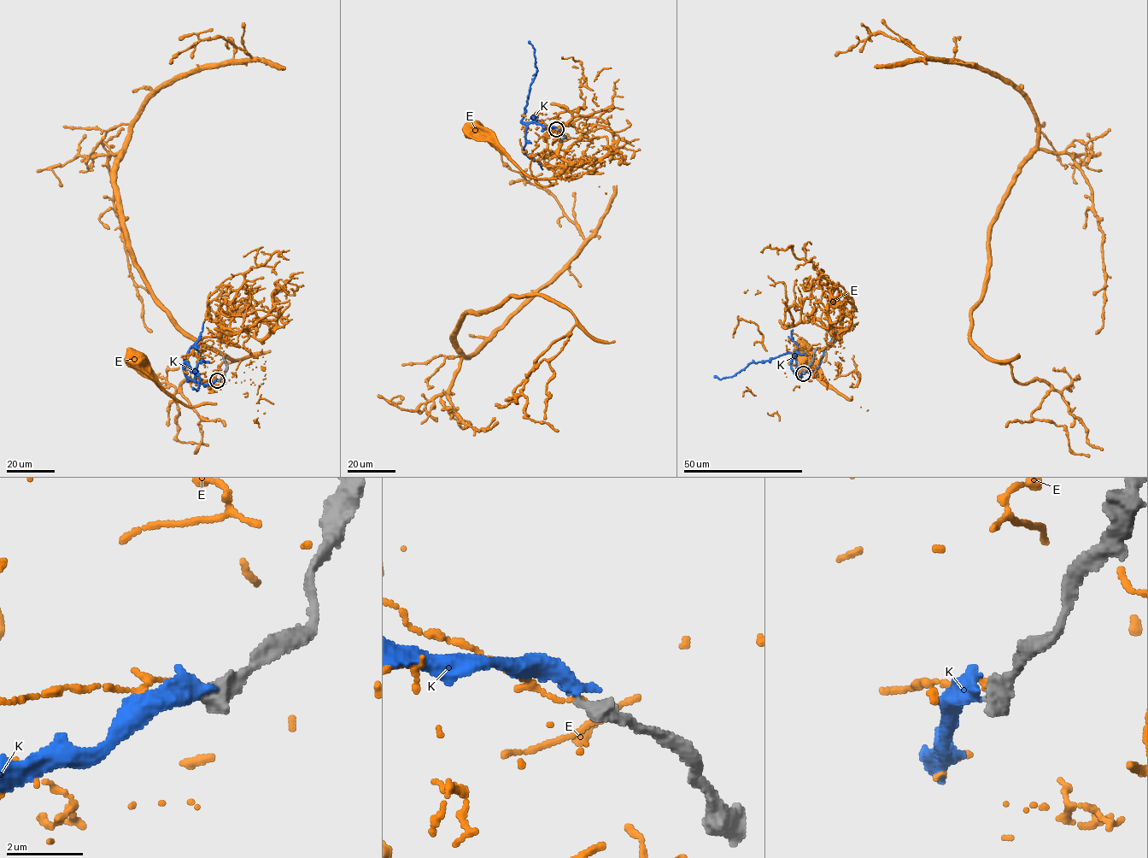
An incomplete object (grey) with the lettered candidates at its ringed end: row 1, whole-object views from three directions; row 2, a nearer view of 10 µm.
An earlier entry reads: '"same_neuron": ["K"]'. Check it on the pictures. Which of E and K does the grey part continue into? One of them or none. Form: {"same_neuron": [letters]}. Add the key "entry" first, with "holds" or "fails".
{"entry": "holds", "same_neuron": ["K"]}

